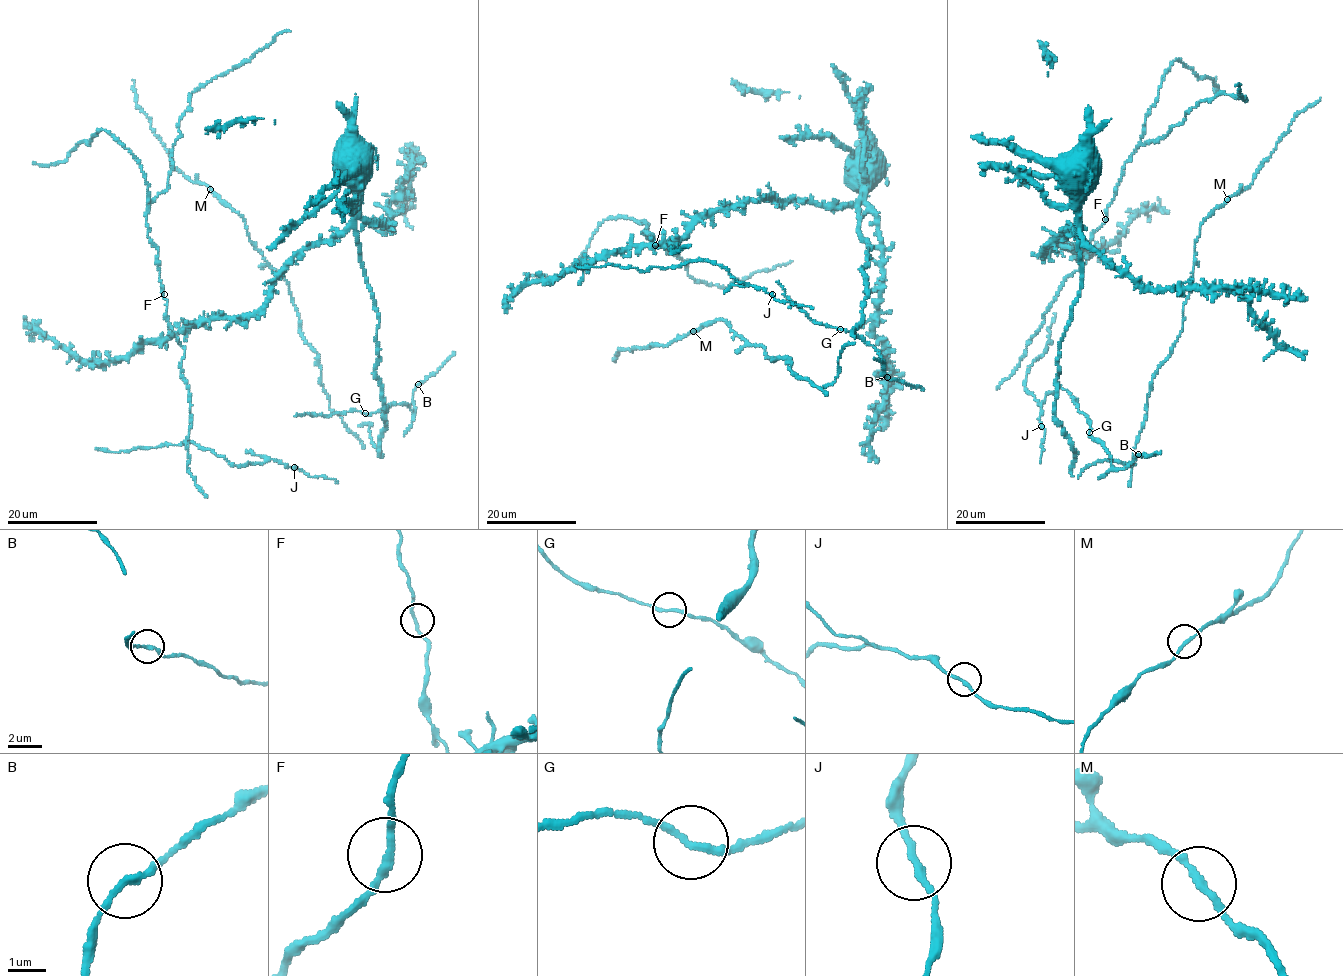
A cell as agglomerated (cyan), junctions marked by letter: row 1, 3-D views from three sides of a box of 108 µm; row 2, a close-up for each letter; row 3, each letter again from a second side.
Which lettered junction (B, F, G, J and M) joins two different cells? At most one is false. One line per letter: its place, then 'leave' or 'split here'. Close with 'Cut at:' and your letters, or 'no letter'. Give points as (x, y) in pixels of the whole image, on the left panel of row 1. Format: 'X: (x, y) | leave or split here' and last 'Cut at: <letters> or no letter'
B: (418, 384) | leave
F: (164, 294) | leave
G: (365, 413) | leave
J: (294, 467) | leave
M: (210, 189) | leave
Cut at: no letter

